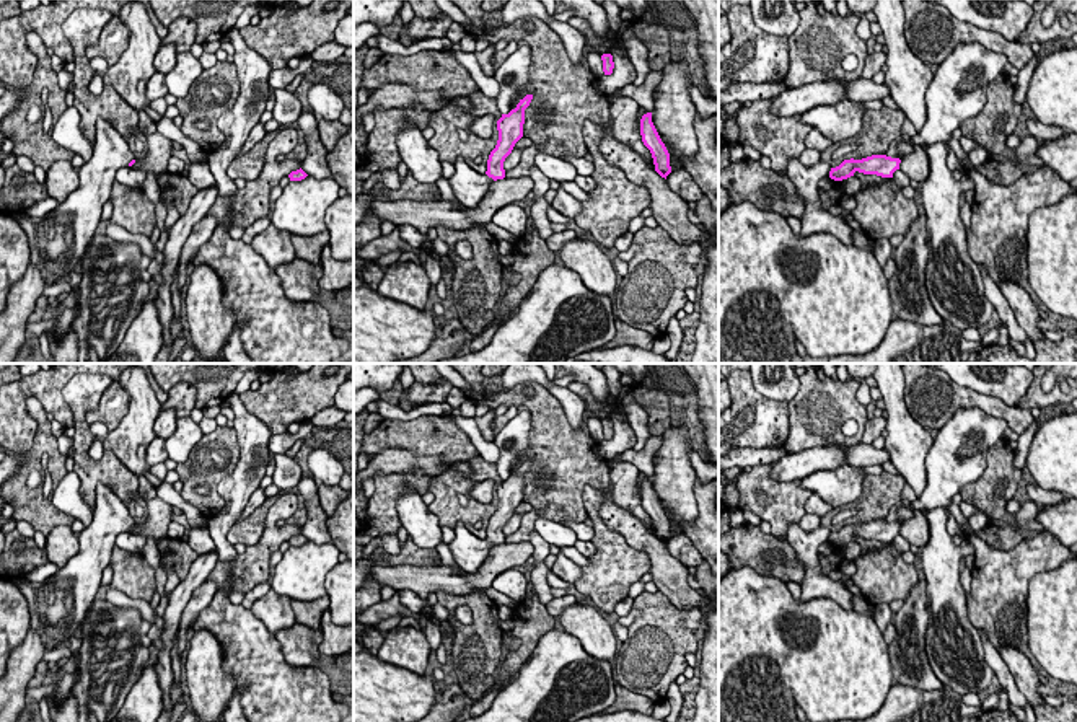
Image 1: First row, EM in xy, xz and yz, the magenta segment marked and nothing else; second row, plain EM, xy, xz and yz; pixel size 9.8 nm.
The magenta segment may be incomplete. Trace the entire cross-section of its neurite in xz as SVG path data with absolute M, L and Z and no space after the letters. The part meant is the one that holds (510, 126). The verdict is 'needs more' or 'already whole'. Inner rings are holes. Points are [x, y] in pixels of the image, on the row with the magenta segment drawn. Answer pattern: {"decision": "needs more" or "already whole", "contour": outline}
{"decision": "needs more", "contour": "M526 95L515 109L502 114L497 121L499 140L487 160L484 174L474 171L463 156L455 161L455 174L448 179L455 197L466 209L476 209L487 194L490 184L505 178L503 161L512 153L515 143L523 137L525 109L533 95Z"}

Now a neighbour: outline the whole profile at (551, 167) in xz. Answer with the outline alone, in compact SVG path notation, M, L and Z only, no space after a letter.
M536 153L533 161L546 178L554 179L559 184L574 181L578 176L572 163L547 153Z

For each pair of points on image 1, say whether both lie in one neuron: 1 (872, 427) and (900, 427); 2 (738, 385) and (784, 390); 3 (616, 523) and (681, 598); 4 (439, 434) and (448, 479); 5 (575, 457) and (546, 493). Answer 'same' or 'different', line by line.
1: different
2: different
3: same
4: different
5: same

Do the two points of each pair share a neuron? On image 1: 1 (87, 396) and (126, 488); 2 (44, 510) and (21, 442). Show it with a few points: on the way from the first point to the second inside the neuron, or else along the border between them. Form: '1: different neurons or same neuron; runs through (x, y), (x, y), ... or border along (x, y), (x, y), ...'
1: same neuron; runs through (80, 422), (82, 455), (100, 470)
2: different neurons; border along (38, 427), (33, 445), (18, 455)

